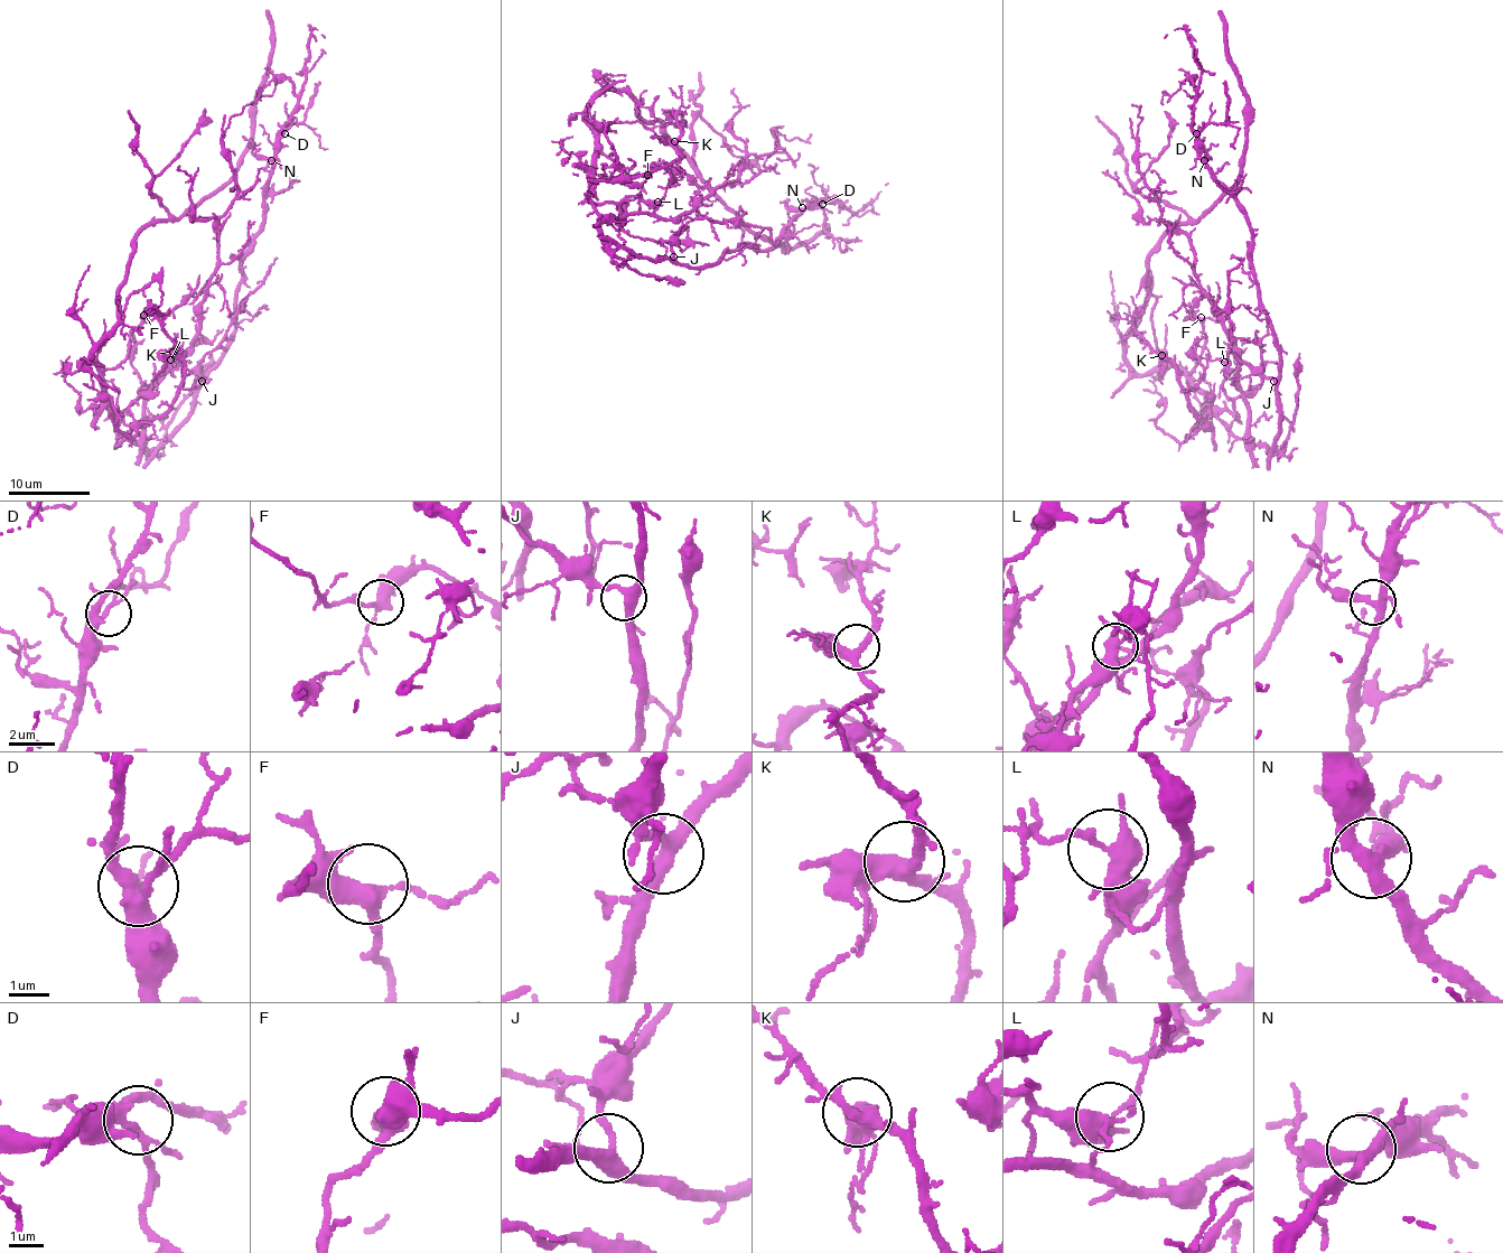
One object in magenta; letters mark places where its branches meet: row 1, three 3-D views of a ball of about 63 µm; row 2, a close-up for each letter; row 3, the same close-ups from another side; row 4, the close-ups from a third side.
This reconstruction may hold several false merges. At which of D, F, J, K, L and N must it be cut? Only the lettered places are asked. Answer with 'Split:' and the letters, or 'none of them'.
Split: L

